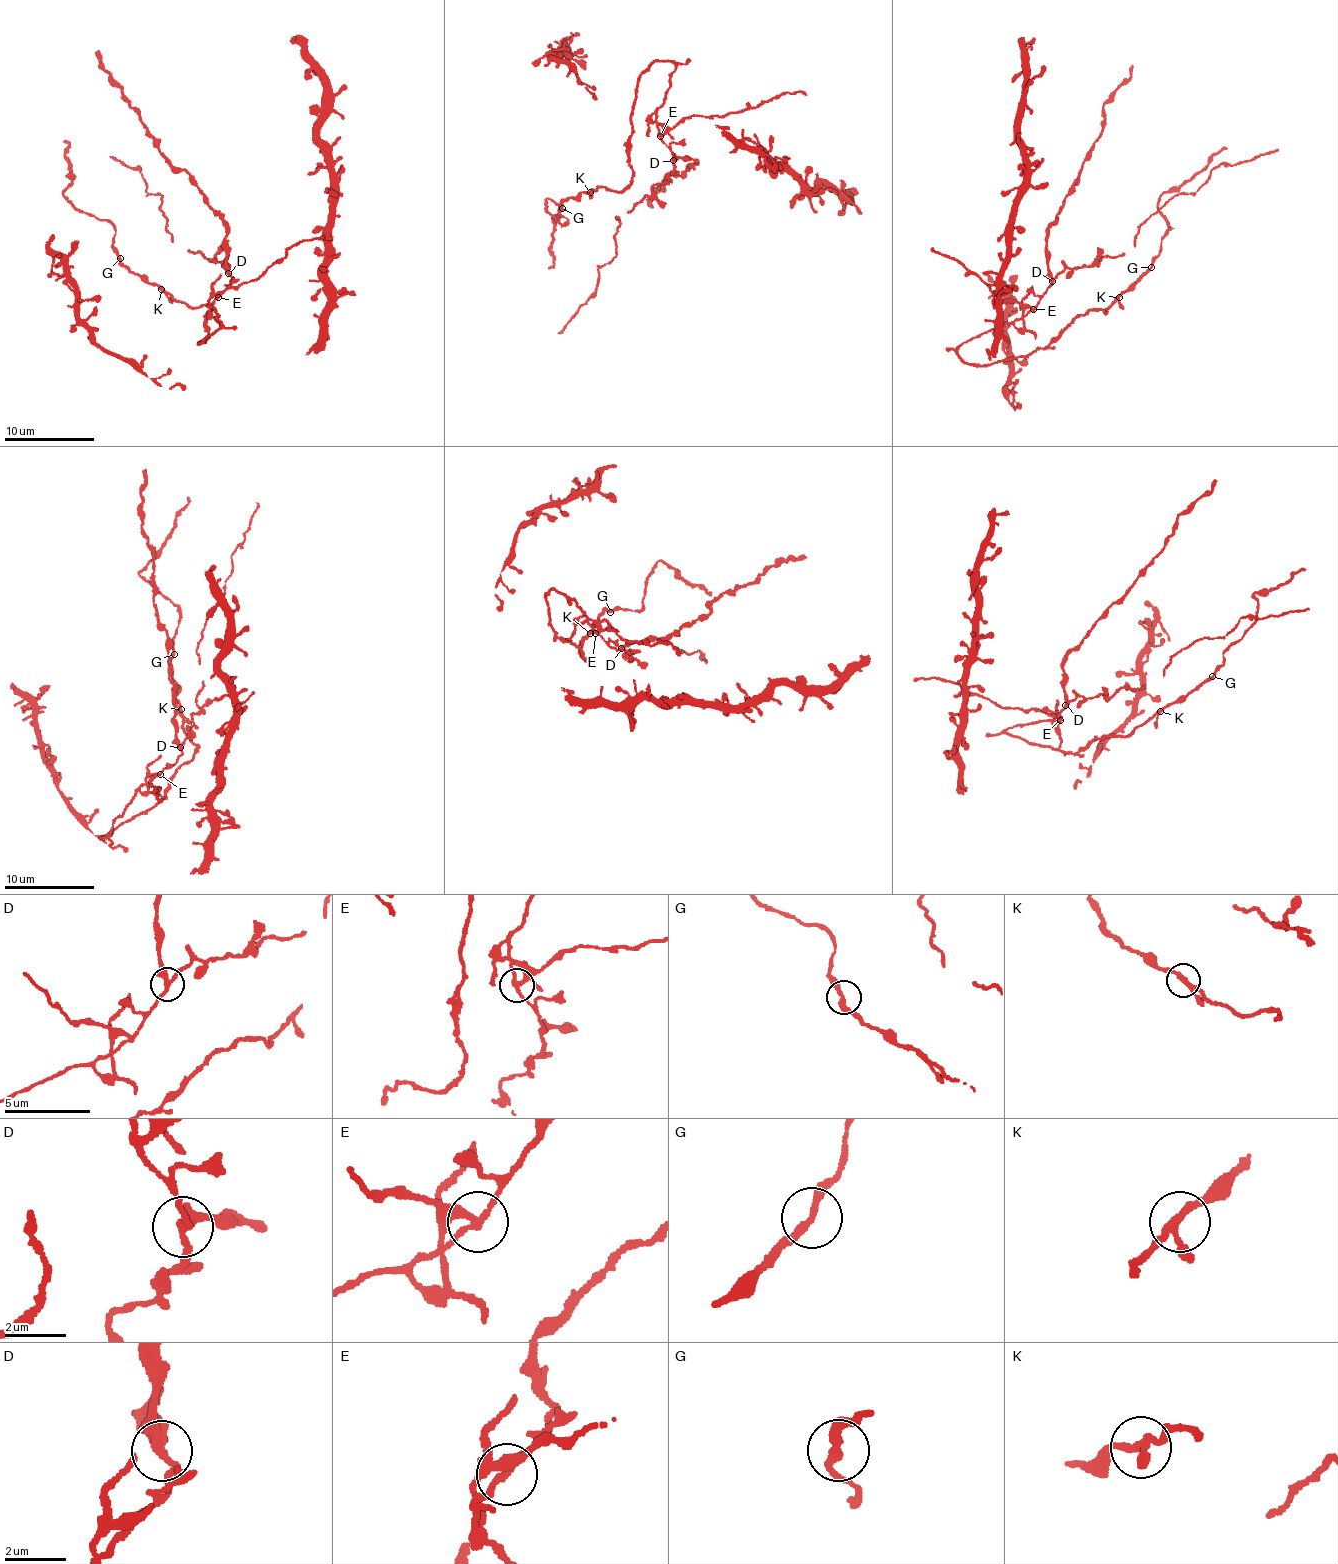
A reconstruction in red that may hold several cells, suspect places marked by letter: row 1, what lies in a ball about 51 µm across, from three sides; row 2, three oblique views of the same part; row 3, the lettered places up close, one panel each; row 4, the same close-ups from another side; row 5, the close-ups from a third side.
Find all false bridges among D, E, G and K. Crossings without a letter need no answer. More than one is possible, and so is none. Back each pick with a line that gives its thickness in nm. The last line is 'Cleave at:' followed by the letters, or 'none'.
D: calibre 240 nm
E: calibre 200 nm
Cleave at: D, E

